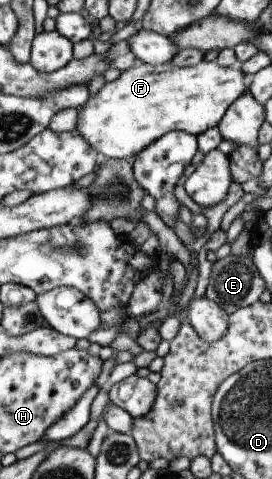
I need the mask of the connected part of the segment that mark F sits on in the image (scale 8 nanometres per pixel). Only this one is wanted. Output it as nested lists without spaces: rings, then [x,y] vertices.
[[[202,59],[197,65],[191,67],[175,67],[169,62],[155,66],[139,62],[139,64],[135,64],[125,71],[122,71],[114,81],[104,83],[104,86],[96,94],[89,95],[86,102],[79,108],[75,129],[80,133],[82,138],[86,139],[86,142],[98,153],[99,157],[127,160],[132,156],[134,157],[135,154],[138,154],[138,152],[145,149],[151,142],[154,142],[158,137],[161,137],[168,131],[184,131],[189,135],[197,137],[206,129],[216,127],[222,115],[227,111],[228,106],[247,91],[248,80],[248,75],[245,75],[239,68],[223,67],[215,60],[206,62]]]

